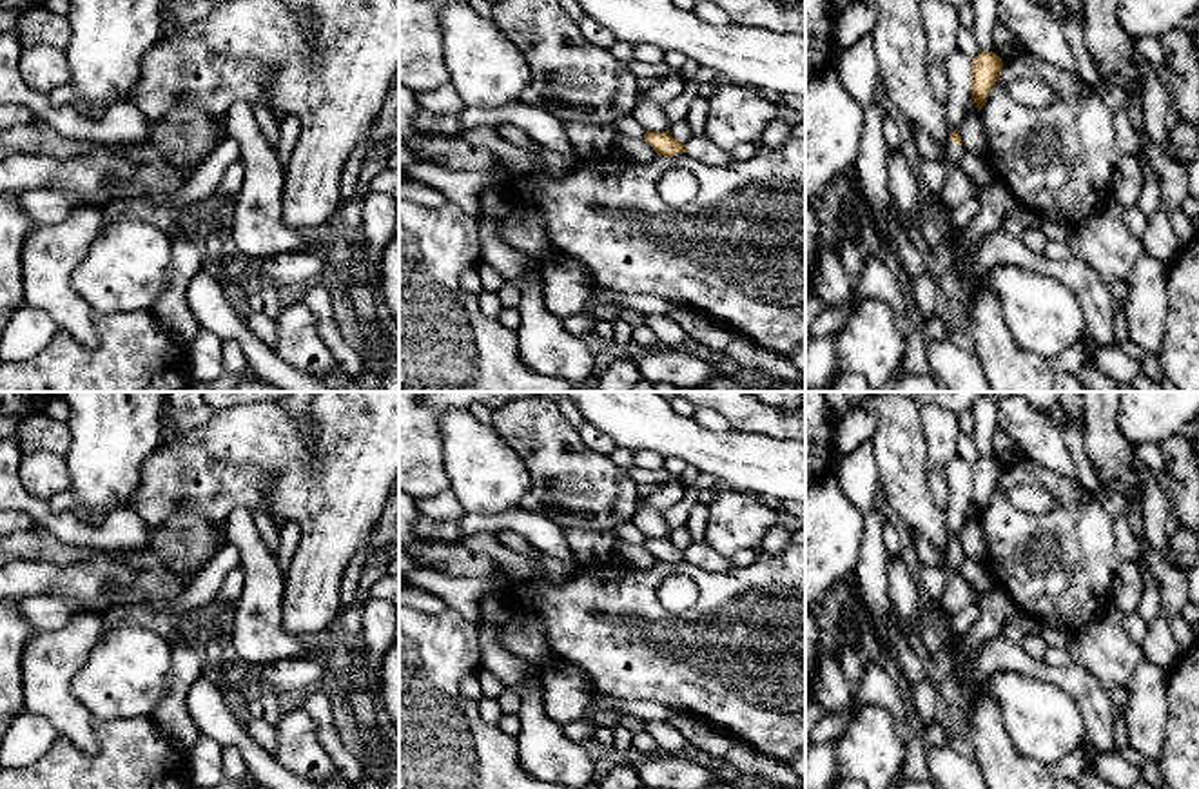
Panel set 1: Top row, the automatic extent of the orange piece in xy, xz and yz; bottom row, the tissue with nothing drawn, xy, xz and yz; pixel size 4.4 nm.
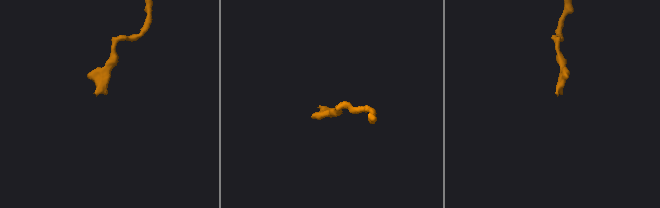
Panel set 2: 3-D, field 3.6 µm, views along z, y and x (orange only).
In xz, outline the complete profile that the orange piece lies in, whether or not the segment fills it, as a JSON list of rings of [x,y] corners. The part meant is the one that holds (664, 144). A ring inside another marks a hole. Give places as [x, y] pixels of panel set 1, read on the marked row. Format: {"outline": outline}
{"outline": [[[646,131],[644,140],[646,140],[646,143],[649,143],[653,147],[653,151],[658,156],[664,156],[664,158],[673,158],[673,156],[678,156],[678,154],[687,151],[687,147],[682,145],[680,141],[677,141],[669,134],[669,131],[666,131],[666,132],[649,132],[649,131]]]}

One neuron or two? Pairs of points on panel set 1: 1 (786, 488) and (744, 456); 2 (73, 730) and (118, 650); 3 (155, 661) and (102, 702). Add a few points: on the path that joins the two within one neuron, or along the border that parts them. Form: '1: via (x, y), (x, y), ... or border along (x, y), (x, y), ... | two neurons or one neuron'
1: via (775, 477), (755, 463) | one neuron
2: border along (86, 662), (71, 682), (71, 693), (97, 719) | two neurons
3: via (142, 670), (115, 697) | one neuron

